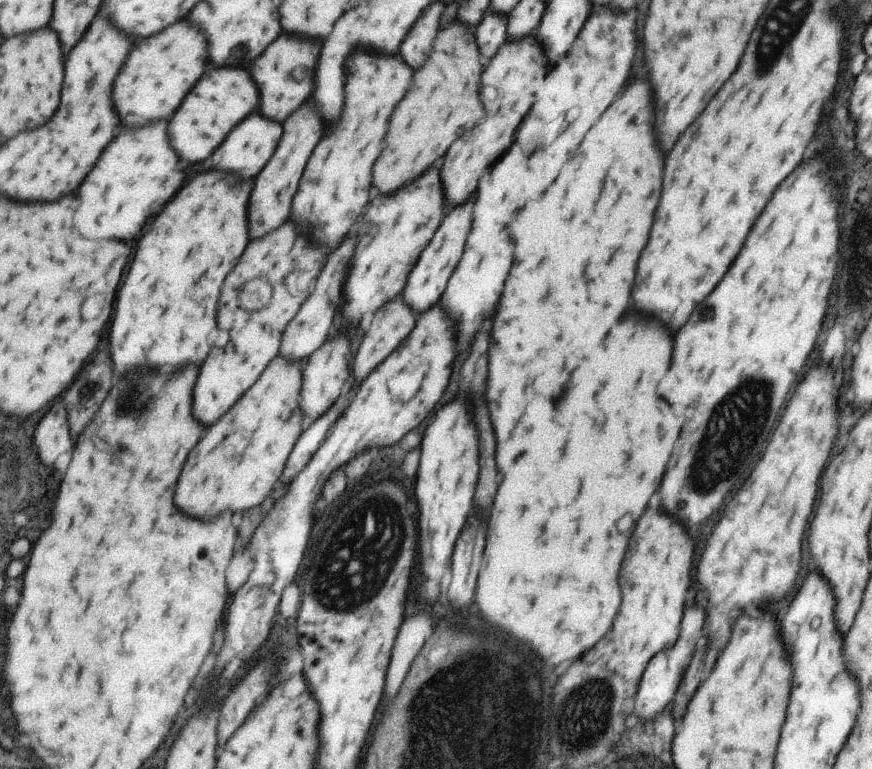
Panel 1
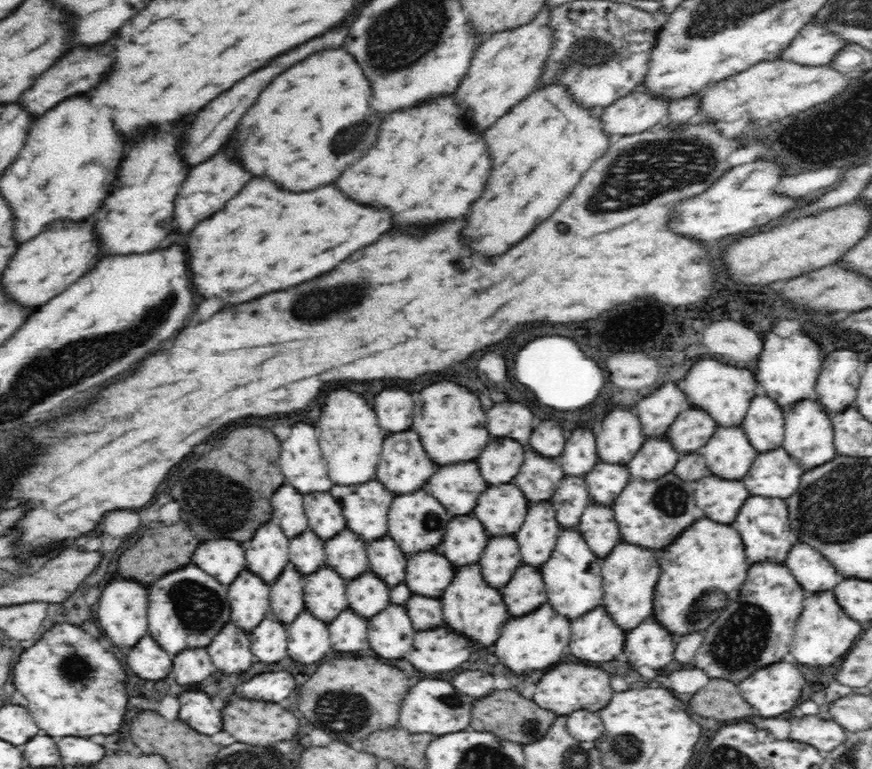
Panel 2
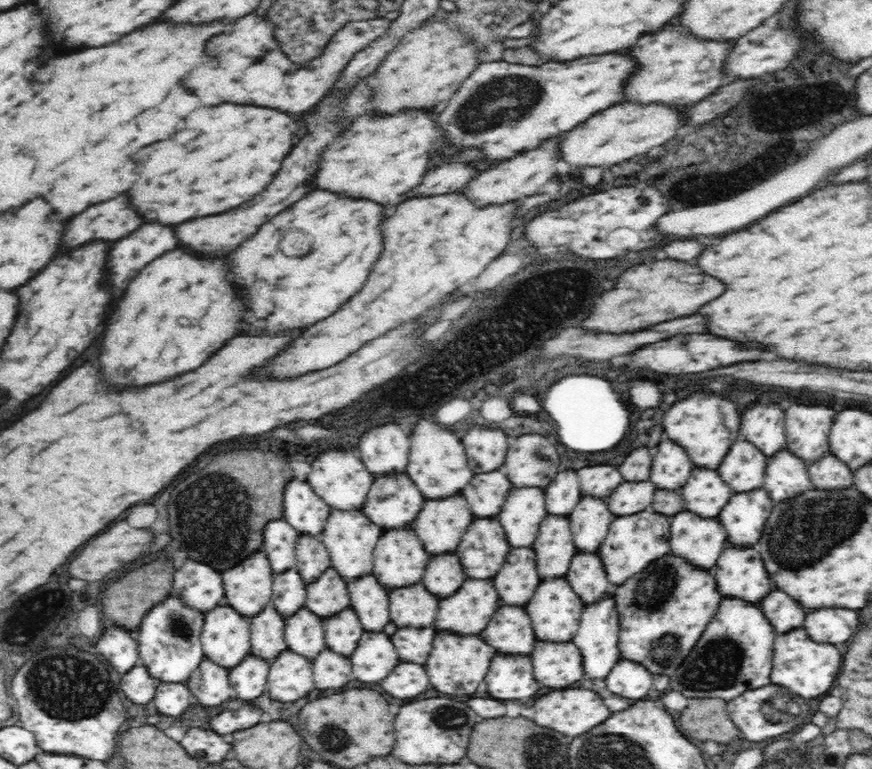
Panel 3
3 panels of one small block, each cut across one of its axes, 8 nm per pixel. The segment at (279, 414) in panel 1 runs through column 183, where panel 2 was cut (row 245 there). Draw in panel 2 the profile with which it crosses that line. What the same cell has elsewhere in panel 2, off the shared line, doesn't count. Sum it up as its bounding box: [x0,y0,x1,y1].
[464,82,672,256]

